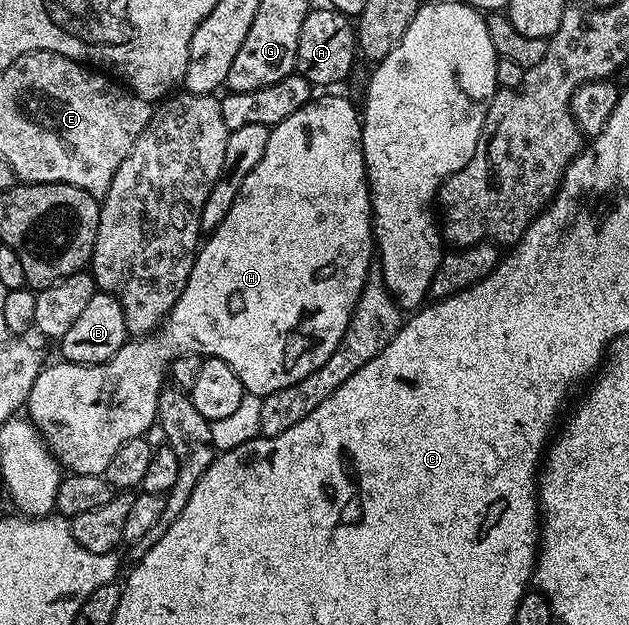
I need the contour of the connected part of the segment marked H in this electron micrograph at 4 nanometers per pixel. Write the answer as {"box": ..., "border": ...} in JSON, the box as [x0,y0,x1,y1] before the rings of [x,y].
{"box":[27,97,375,476],"border":[[[321,97],[308,101],[303,107],[299,107],[299,111],[295,111],[295,115],[287,115],[287,119],[283,119],[283,123],[272,126],[267,139],[267,147],[263,150],[263,159],[259,159],[259,163],[255,163],[255,171],[251,171],[251,175],[247,175],[247,179],[243,179],[243,187],[239,187],[239,195],[235,195],[235,203],[231,203],[231,211],[227,211],[227,219],[223,219],[223,223],[219,223],[219,227],[212,230],[204,238],[203,244],[197,250],[197,257],[193,261],[191,267],[191,275],[187,279],[187,287],[183,287],[183,295],[179,295],[179,299],[175,303],[175,307],[171,307],[171,311],[165,316],[165,320],[161,322],[161,328],[150,333],[148,337],[140,339],[126,340],[123,347],[119,347],[119,351],[115,351],[115,355],[111,355],[111,359],[107,359],[98,365],[80,365],[79,363],[71,363],[64,359],[58,360],[58,365],[46,364],[42,368],[41,374],[37,377],[35,387],[31,387],[31,395],[27,402],[28,420],[32,421],[34,427],[37,428],[41,435],[41,440],[48,446],[50,452],[57,458],[57,464],[62,470],[69,473],[78,473],[79,475],[95,475],[102,476],[107,471],[107,466],[111,464],[111,455],[115,455],[115,451],[119,451],[119,447],[123,447],[123,443],[127,443],[136,437],[144,437],[148,428],[155,424],[157,420],[157,400],[161,394],[163,379],[167,375],[167,363],[172,362],[174,357],[180,357],[182,353],[196,353],[202,358],[214,357],[215,359],[223,359],[223,363],[227,363],[227,367],[231,367],[231,371],[235,371],[235,375],[239,375],[239,383],[243,383],[246,393],[254,393],[257,397],[266,397],[275,391],[283,391],[283,387],[291,387],[291,383],[299,383],[299,379],[307,379],[307,375],[311,375],[319,367],[323,367],[323,363],[327,363],[327,359],[331,359],[331,355],[341,345],[343,335],[349,326],[351,315],[355,311],[357,301],[361,297],[361,293],[365,290],[365,282],[369,280],[371,266],[375,261],[375,242],[373,239],[373,208],[369,202],[369,178],[365,172],[365,156],[363,155],[363,143],[361,142],[361,113],[348,101],[345,97]]]}

